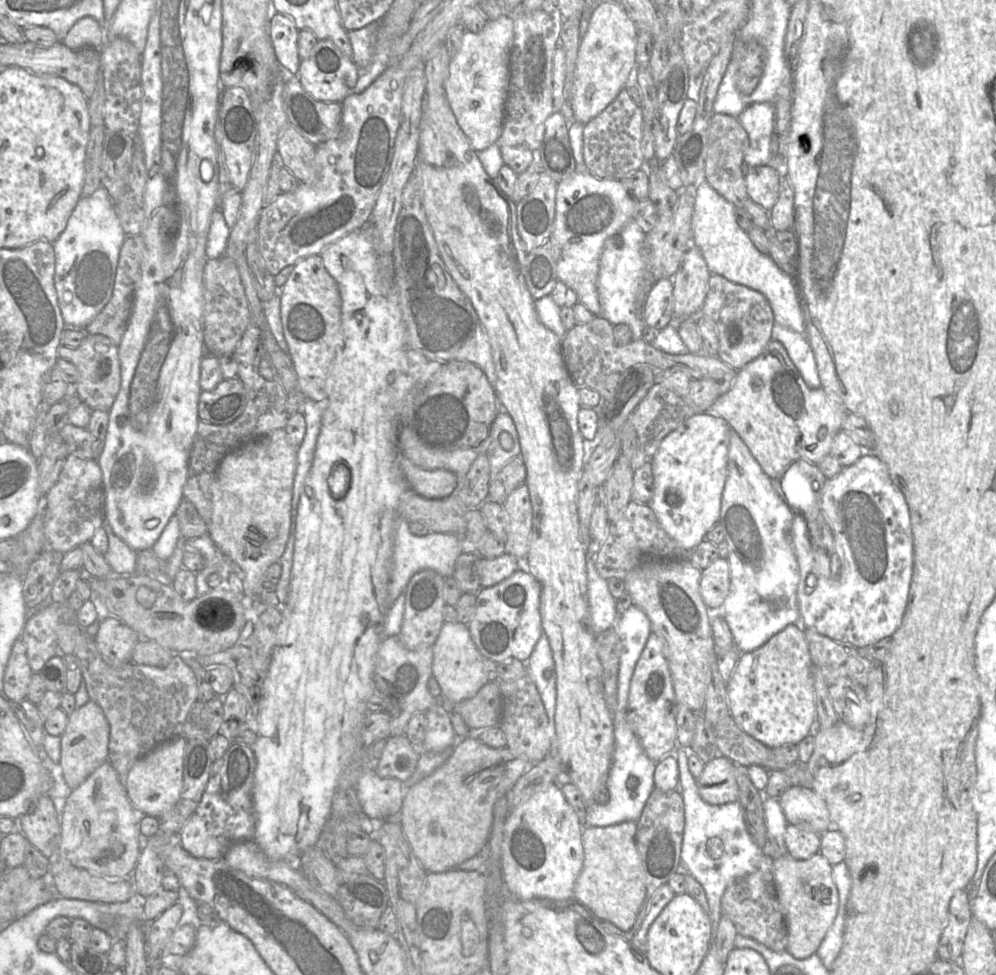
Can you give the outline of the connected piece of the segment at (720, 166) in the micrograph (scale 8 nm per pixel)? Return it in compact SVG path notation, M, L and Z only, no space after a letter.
M714 113L710 120L708 150L704 164L705 180L728 202L742 207L748 196L745 181L743 154L749 146L748 135L737 118L728 114Z

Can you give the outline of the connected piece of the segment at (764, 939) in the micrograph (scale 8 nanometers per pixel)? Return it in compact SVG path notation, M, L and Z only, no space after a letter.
M762 855L756 870L732 880L721 898L721 910L733 922L737 934L779 952L787 949L788 930L777 897L773 861L770 856Z

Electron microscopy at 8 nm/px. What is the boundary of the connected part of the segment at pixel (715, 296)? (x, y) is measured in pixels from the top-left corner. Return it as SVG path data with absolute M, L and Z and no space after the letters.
M718 274L709 277L700 314L716 324L719 340L717 358L737 371L760 356L771 340L775 319L766 297L759 291L731 282Z

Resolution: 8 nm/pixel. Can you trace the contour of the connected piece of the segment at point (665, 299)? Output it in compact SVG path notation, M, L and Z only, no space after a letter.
M670 278L658 280L649 290L642 318L645 325L662 330L667 325L678 326L679 320L673 317L673 283Z

